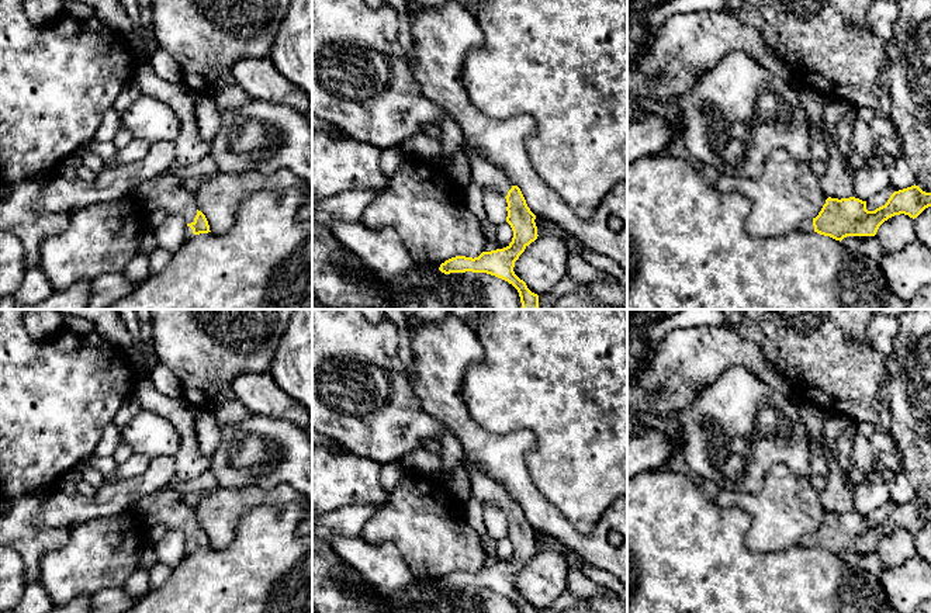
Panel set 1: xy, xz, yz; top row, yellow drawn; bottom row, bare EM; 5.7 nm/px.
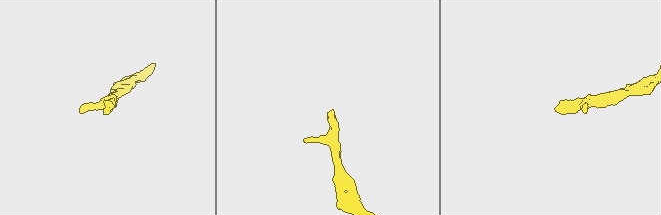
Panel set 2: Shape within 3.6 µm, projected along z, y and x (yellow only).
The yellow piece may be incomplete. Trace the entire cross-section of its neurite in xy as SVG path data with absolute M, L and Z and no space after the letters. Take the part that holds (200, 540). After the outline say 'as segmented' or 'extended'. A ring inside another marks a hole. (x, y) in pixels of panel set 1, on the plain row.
M166 485L155 493L136 498L131 509L149 526L163 524L166 530L181 530L187 537L186 554L211 547L205 530L197 524L194 509L187 506L183 498Z; extended

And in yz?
M911 501L894 506L887 517L875 526L866 524L866 516L855 512L826 515L818 530L804 536L797 546L803 548L817 547L835 555L847 551L875 551L879 541L894 530L917 533L925 523L931 522L931 508Z; extended

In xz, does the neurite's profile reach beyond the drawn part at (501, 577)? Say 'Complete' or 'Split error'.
Split error

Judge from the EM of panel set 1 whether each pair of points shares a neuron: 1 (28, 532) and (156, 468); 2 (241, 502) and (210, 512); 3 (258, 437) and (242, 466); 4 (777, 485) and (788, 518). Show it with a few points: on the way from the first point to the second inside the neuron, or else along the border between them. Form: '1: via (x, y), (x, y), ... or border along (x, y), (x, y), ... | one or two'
1: border along (48, 494), (38, 522), (44, 526), (69, 529) | two
2: via (234, 502), (217, 512) | one
3: via (258, 444), (245, 459) | one
4: via (784, 494), (786, 509) | one

